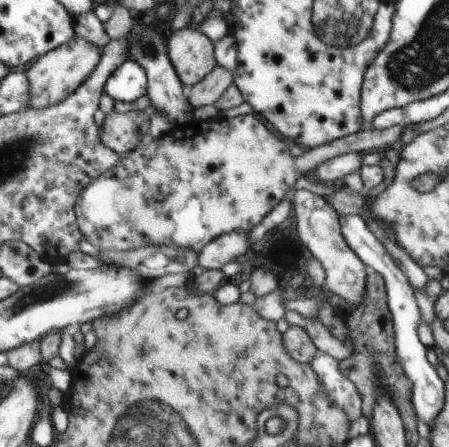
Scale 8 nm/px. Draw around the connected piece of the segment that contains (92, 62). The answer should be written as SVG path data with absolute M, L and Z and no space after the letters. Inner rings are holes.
M75 36L68 43L37 58L33 64L24 69L28 82L27 108L44 109L67 98L95 70L101 54L101 50L92 42Z

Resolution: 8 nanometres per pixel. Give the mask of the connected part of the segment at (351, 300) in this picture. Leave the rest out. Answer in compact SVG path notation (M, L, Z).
M305 189L296 190L291 203L293 214L295 214L295 232L297 232L299 240L303 242L303 246L323 267L324 283L322 288L343 298L343 302L346 304L345 308L355 309L364 297L368 269L341 236L338 214L335 209L325 198Z

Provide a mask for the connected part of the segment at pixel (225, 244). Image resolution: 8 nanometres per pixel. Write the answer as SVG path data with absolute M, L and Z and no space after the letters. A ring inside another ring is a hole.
M231 231L213 239L198 252L197 271L220 269L226 262L235 261L237 256L245 254L252 245L247 235L245 231Z

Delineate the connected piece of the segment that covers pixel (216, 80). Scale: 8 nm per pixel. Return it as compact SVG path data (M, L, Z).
M216 65L204 78L186 88L190 105L195 107L214 104L215 100L232 83L232 76L226 68Z

